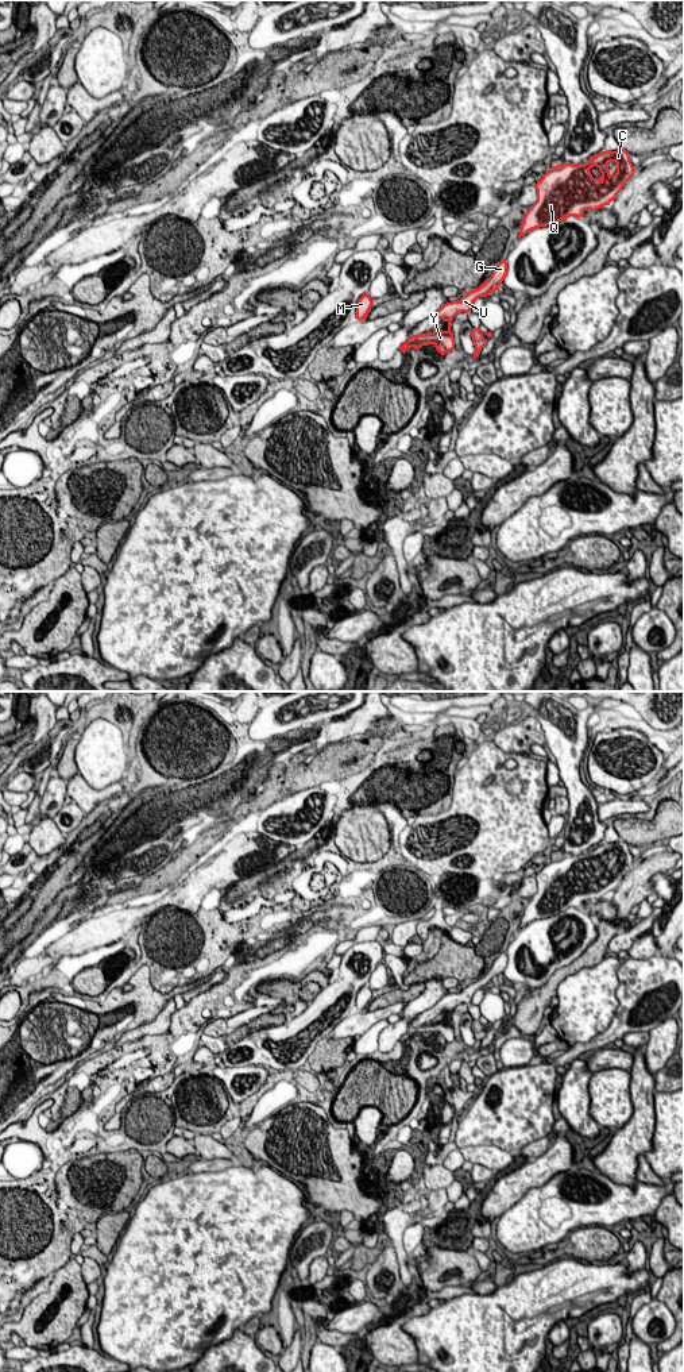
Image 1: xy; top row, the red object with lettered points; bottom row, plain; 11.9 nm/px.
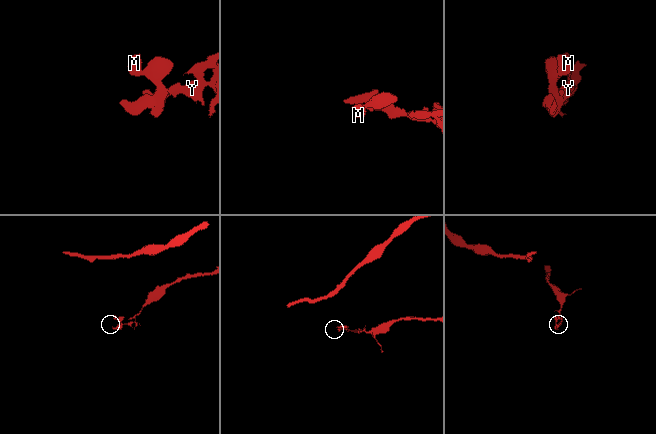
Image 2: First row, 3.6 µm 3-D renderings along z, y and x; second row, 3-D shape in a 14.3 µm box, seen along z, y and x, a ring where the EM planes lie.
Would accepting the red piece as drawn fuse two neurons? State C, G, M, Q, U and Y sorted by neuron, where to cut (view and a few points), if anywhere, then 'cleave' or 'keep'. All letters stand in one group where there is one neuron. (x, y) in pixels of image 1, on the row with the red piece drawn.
C G Q U Y / M | xy (425, 338), (408, 342) | cleave

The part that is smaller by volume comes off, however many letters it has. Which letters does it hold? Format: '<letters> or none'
M

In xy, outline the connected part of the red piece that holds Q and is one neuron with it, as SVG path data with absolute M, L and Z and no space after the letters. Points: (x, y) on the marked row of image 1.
M625 149L602 151L584 165L560 163L552 166L536 184L537 201L526 209L518 238L529 231L556 224L569 216L583 217L586 211L596 211L610 203L634 176L630 154Z

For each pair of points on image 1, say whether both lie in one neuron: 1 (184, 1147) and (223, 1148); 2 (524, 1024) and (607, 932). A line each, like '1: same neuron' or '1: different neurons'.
1: same neuron
2: same neuron

